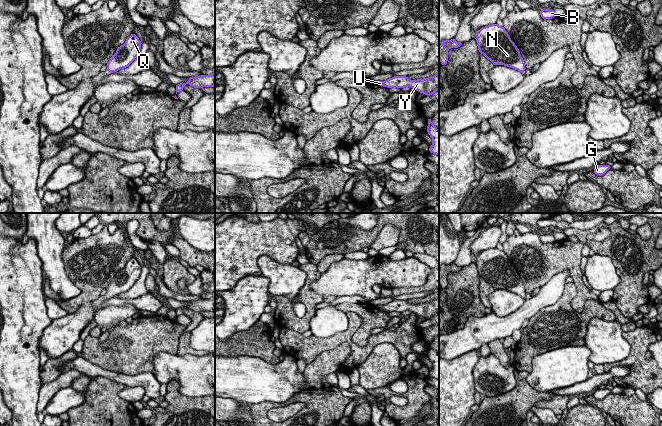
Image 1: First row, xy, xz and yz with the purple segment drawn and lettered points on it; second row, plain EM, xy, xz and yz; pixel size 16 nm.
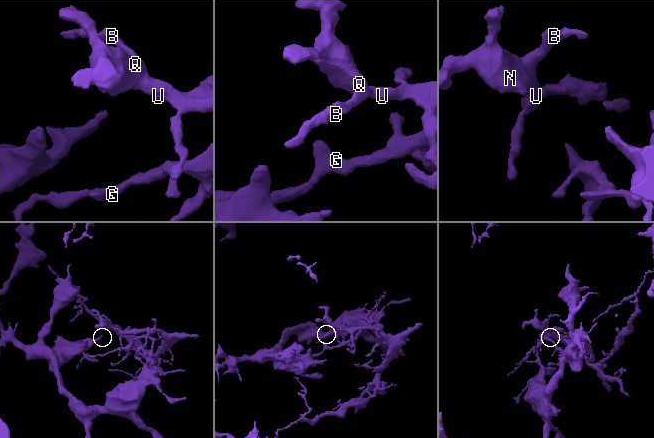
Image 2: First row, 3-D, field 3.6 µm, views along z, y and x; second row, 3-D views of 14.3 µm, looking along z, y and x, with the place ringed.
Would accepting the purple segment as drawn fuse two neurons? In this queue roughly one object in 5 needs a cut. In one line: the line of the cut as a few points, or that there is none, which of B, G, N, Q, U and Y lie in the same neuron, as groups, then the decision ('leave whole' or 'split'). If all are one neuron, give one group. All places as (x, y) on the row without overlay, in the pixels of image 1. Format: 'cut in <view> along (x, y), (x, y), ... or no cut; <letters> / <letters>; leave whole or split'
no cut; B G N Q U Y; leave whole

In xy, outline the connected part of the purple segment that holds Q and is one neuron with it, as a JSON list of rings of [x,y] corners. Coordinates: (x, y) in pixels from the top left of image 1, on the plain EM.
[[[134,258],[126,263],[125,267],[116,273],[116,277],[110,282],[106,288],[110,297],[114,297],[120,293],[128,291],[140,277],[142,266]]]

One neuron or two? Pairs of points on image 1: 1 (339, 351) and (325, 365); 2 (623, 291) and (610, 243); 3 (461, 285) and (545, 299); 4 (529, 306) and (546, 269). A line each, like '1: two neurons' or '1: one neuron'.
1: one neuron
2: one neuron
3: two neurons
4: two neurons

